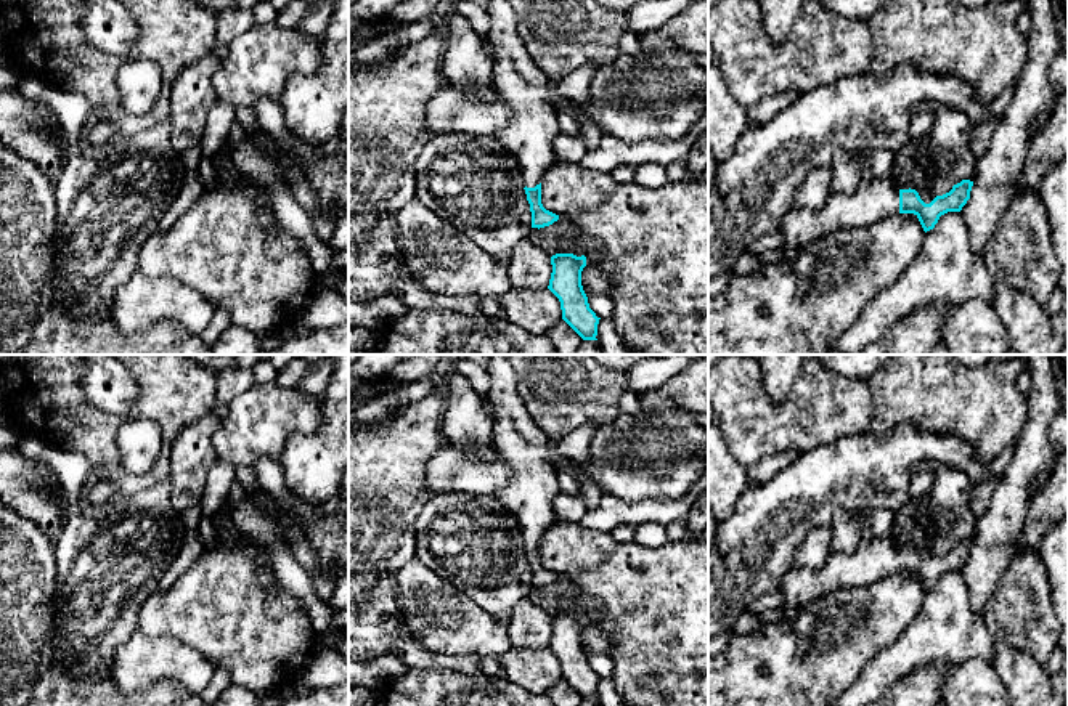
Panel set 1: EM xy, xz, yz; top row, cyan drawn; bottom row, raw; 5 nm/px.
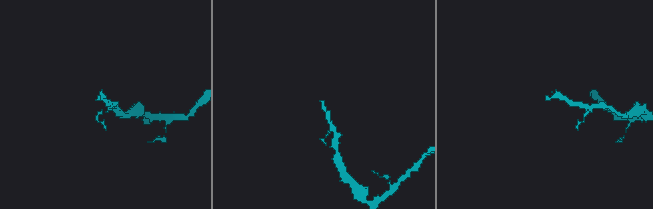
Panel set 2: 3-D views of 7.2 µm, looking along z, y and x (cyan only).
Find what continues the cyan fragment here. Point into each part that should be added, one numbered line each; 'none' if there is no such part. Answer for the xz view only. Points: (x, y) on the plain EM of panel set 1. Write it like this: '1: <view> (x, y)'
1: xz (529, 498)

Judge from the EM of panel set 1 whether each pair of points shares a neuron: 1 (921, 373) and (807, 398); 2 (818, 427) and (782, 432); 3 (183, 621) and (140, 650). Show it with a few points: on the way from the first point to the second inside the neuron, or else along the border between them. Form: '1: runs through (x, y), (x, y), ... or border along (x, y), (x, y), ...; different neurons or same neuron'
1: border along (868, 382), (876, 406), (872, 421); different neurons
2: runs through (810, 421), (797, 421), (790, 426); same neuron
3: border along (138, 629), (145, 634), (172, 636), (198, 650); different neurons

